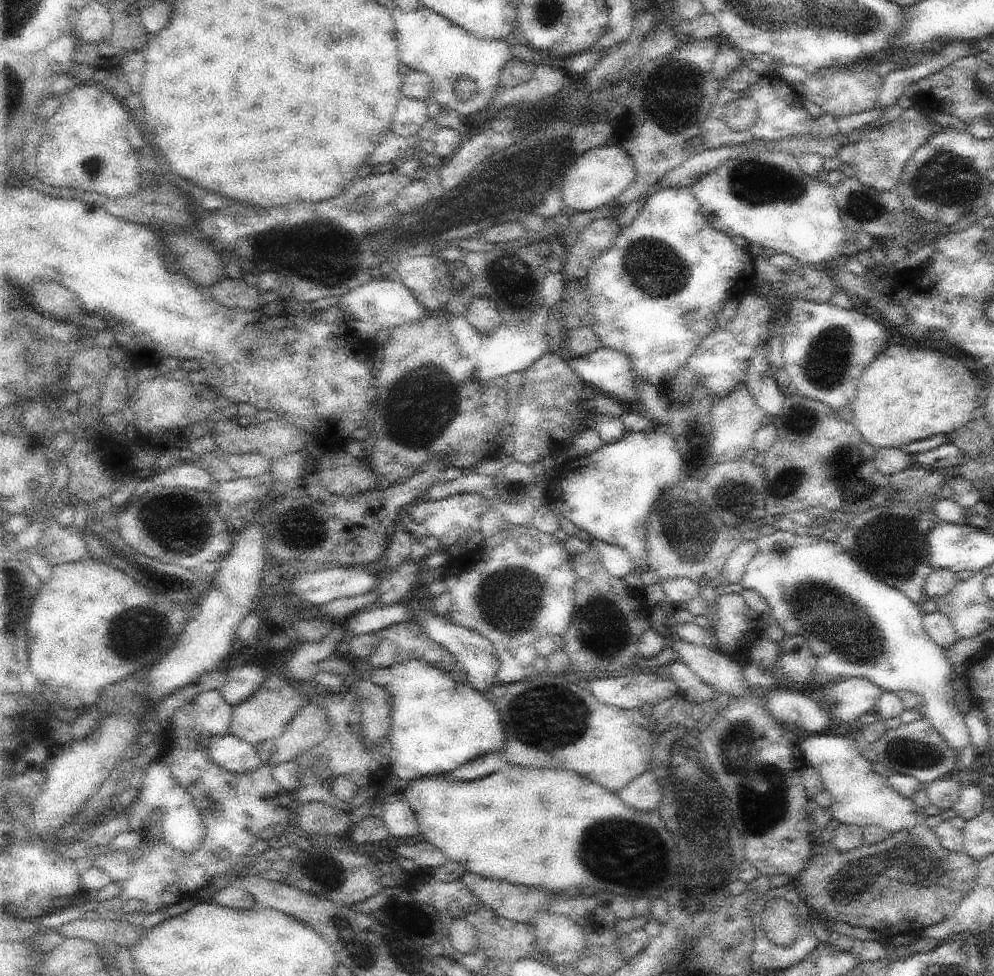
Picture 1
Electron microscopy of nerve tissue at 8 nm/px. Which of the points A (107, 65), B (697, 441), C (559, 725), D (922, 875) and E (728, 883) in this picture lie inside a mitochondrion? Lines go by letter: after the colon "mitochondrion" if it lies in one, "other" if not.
A: other
B: mitochondrion
C: mitochondrion
D: mitochondrion
E: other

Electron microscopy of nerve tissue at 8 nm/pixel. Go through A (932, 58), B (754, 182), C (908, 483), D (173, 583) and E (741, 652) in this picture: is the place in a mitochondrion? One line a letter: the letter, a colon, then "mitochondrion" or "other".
A: other
B: mitochondrion
C: other
D: mitochondrion
E: other

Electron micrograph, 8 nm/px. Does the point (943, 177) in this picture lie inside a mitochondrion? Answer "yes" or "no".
yes

